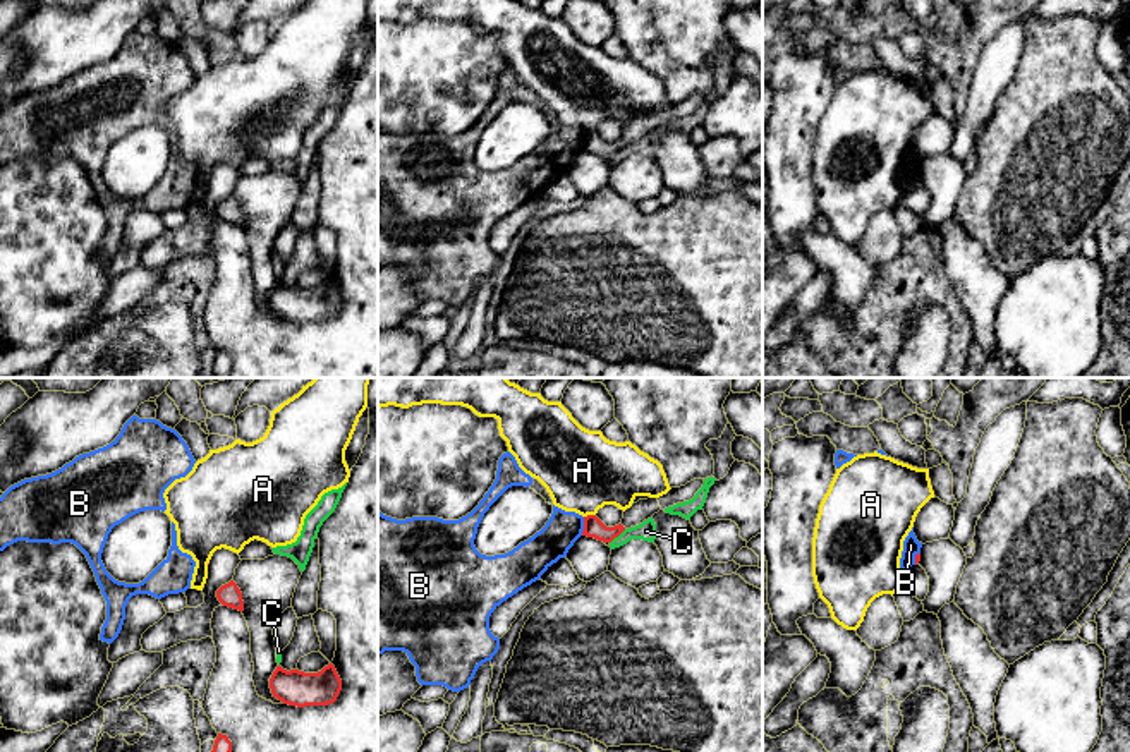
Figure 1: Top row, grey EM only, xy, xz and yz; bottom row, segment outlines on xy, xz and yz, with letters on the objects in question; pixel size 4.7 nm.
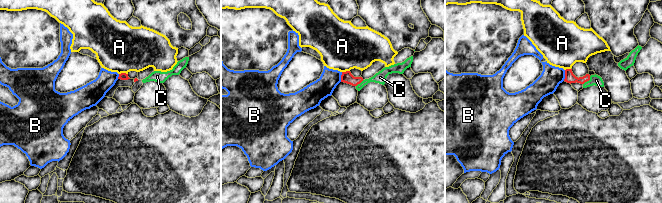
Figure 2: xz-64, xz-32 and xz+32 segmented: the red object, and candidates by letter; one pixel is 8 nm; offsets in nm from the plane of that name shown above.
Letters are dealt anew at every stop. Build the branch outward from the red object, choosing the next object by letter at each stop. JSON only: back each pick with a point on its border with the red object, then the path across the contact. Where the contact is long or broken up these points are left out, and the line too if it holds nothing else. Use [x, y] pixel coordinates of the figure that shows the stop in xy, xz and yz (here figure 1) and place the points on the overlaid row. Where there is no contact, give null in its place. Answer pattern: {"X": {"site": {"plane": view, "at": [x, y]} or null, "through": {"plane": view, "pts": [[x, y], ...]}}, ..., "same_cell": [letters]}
{"same_cell": []}

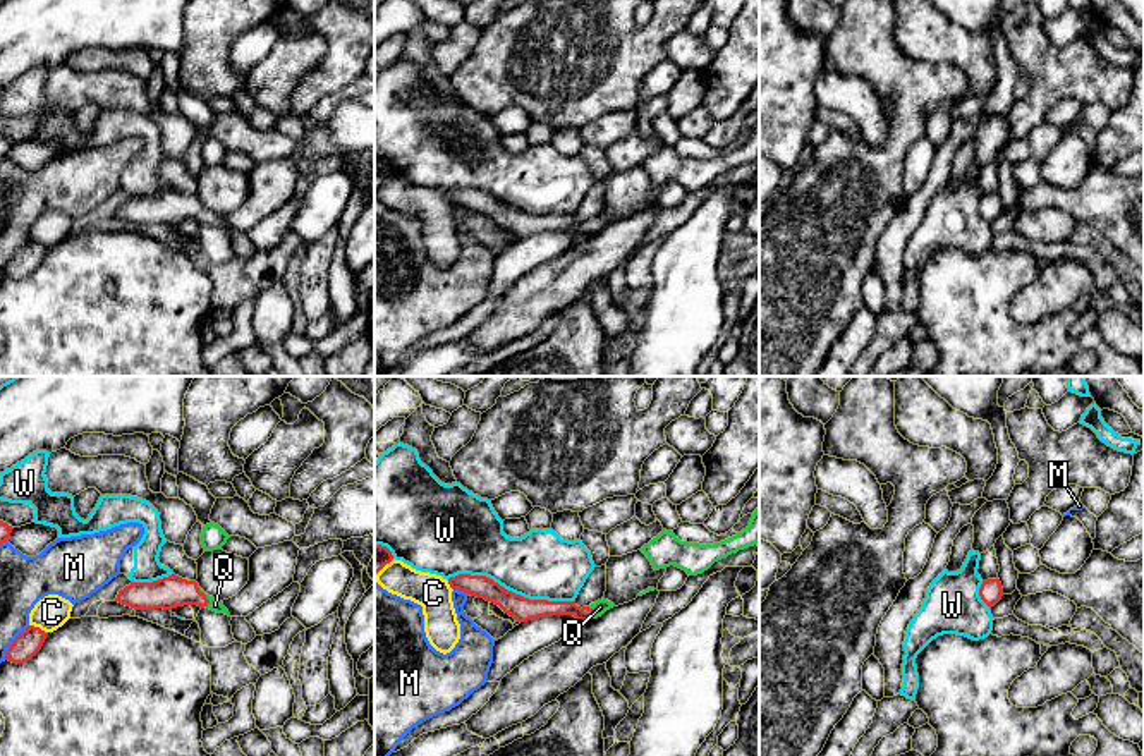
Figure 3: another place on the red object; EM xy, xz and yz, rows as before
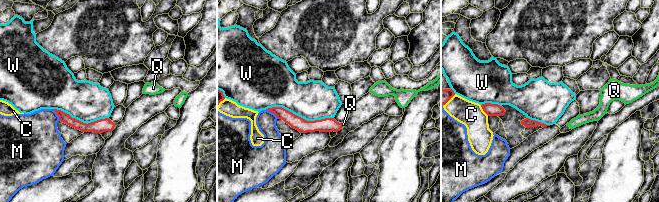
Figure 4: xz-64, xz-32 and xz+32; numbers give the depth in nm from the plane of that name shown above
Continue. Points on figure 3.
{"Q": {"site": {"plane": "xy", "at": [205, 597]}, "through": {"plane": "xy", "pts": [[172, 591], [205, 597], [215, 605]]}}, "same_cell": ["Q"]}

